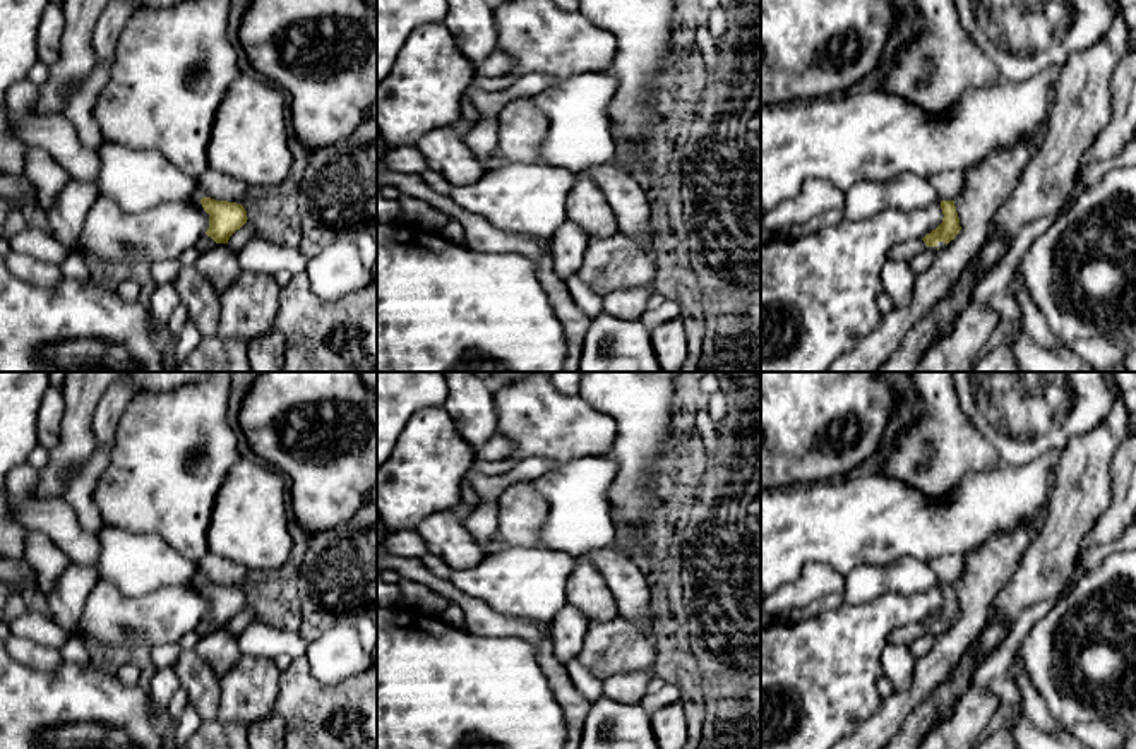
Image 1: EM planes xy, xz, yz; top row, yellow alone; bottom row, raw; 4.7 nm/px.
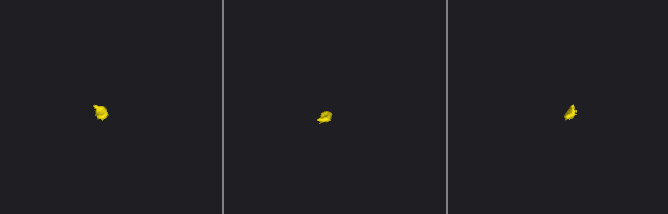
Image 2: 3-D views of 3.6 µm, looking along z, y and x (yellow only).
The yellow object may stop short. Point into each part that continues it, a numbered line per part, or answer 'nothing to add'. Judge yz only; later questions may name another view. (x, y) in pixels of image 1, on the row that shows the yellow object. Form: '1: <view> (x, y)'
1: yz (905, 251)

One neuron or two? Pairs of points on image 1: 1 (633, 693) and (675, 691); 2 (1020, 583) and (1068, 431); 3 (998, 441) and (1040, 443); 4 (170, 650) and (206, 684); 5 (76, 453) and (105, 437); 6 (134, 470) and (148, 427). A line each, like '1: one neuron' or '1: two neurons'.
1: two neurons
2: two neurons
3: one neuron
4: two neurons
5: two neurons
6: one neuron

